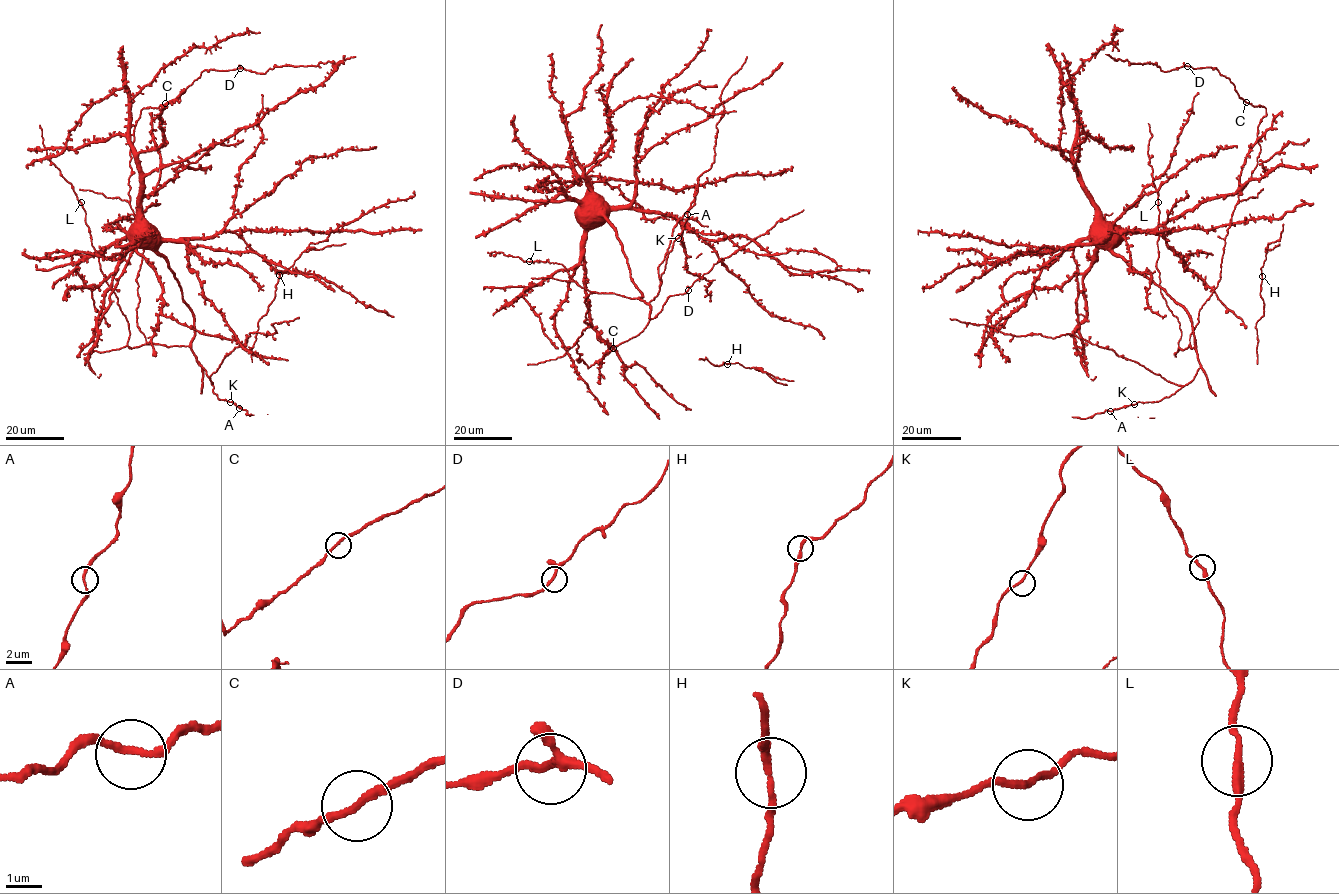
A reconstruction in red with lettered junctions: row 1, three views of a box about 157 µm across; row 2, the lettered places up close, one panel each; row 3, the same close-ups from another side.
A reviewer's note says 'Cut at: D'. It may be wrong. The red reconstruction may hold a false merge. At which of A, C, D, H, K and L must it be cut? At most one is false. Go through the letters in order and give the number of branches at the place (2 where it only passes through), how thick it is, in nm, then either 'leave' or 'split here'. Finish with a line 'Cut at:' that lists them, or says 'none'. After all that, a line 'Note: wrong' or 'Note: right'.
A: 2 | 200 nm | leave
C: 2 | 200 nm | leave
D: 2 | 220 nm | leave
H: 2 | 200 nm | leave
K: 2 | 180 nm | leave
L: 2 | 240 nm | leave
Cut at: none
Note: wrong

